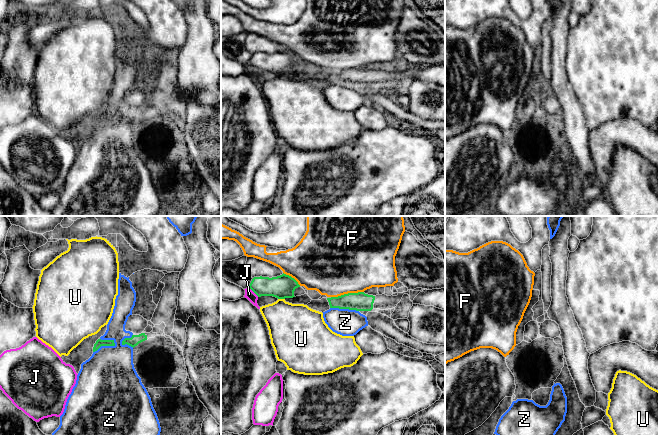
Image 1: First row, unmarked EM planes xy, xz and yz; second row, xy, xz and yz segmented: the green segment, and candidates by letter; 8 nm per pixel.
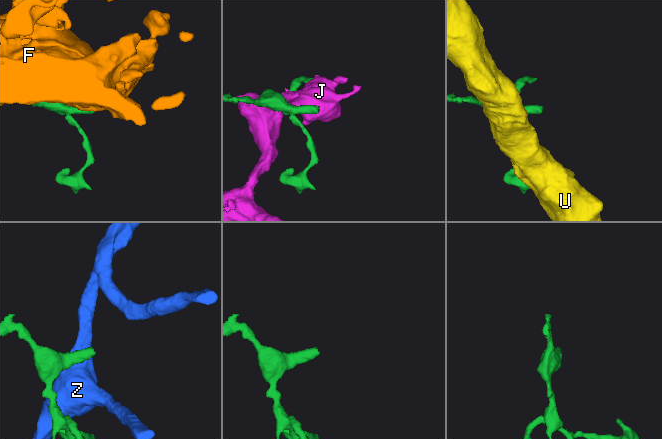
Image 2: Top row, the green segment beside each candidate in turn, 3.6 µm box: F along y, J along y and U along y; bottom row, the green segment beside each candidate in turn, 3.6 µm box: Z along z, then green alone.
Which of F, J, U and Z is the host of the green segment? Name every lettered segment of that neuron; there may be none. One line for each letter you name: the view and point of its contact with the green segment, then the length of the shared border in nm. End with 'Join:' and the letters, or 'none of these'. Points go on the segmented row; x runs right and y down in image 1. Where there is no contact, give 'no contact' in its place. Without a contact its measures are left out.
Join: none of these

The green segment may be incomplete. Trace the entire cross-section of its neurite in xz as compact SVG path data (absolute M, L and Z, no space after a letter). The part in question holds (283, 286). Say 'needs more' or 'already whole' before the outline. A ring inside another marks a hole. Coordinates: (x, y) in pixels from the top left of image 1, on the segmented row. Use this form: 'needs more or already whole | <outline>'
already whole | M289 275L277 277L254 277L249 288L258 296L273 296L278 299L293 298L294 291L300 287L298 282Z

